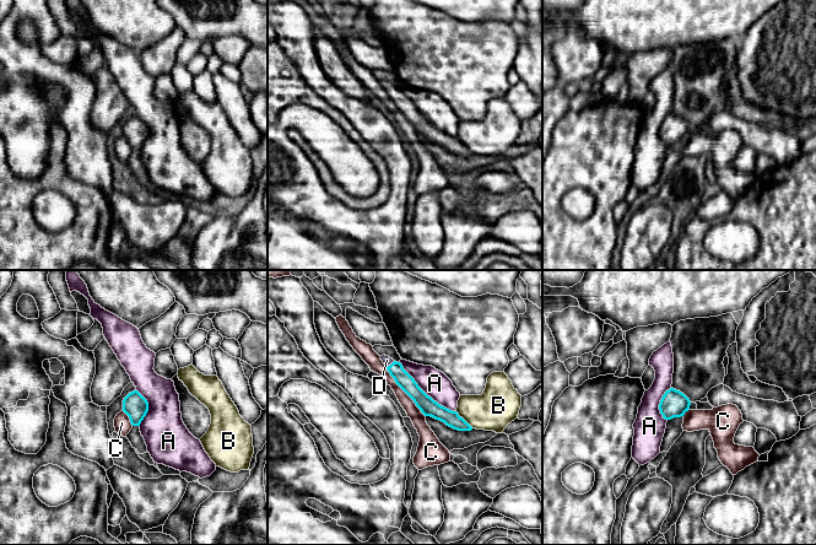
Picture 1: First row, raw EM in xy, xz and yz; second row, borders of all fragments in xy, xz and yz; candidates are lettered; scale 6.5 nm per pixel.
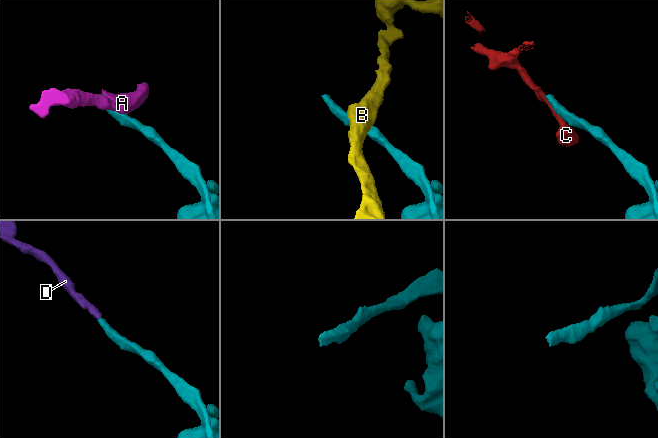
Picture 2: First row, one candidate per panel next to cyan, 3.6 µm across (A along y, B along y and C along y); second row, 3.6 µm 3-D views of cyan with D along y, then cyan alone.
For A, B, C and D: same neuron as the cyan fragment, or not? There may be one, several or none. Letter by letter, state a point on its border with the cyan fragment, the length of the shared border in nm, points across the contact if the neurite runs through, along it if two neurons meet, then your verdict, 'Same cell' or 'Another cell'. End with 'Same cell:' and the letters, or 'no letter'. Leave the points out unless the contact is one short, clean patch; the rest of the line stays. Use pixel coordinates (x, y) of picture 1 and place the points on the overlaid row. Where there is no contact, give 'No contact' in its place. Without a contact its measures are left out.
A: Touches cyan at xz (425, 393). Shared border 500 nm. Another cell
B: Touches cyan at xz (463, 419). Shared border 160 nm. Another cell
C: Touches cyan at xz (404, 390). Shared border 420 nm. Boundary: xz (385, 366), (394, 382), (425, 416). Another cell
D: Touches cyan at xz (392, 363). Shared border 70 nm. Path across: xz (401, 377), (392, 363), (387, 360). Same cell
Same cell: D

